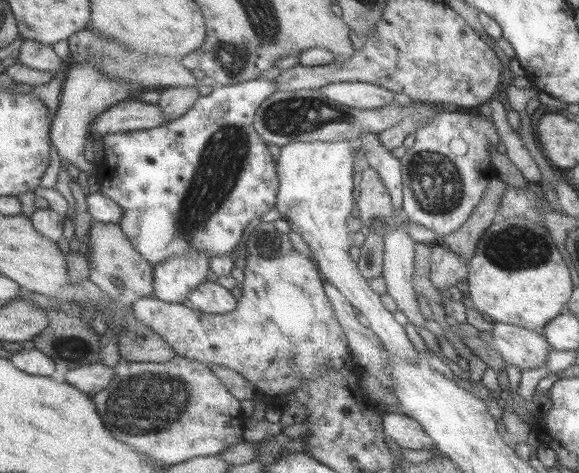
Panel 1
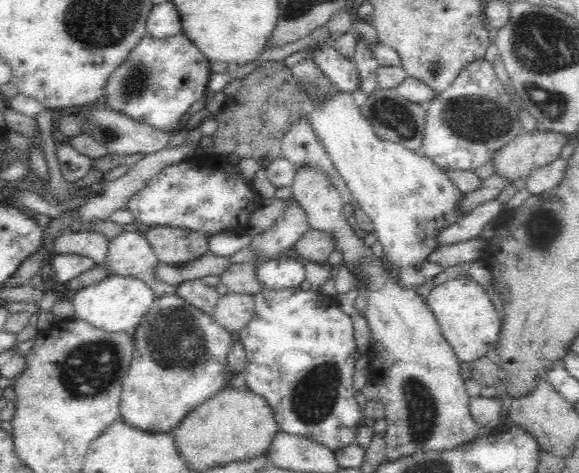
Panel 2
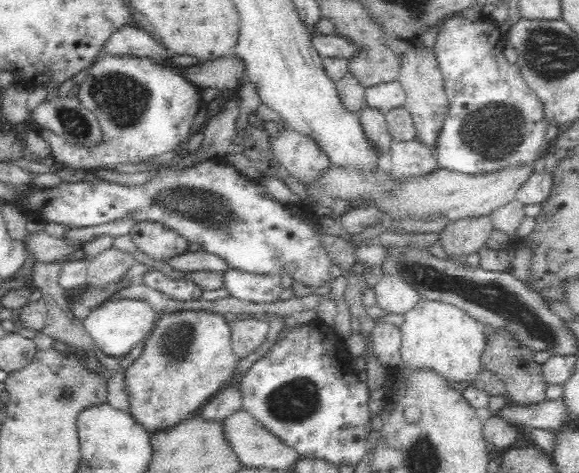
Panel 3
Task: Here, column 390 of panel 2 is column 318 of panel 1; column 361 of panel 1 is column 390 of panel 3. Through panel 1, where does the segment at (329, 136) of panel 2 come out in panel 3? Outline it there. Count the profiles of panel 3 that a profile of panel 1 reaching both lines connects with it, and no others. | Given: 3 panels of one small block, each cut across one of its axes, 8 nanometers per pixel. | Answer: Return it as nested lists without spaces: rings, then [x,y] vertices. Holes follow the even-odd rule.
[[[397,273],[381,274],[375,286],[377,306],[388,314],[405,316],[420,300],[412,284]]]

